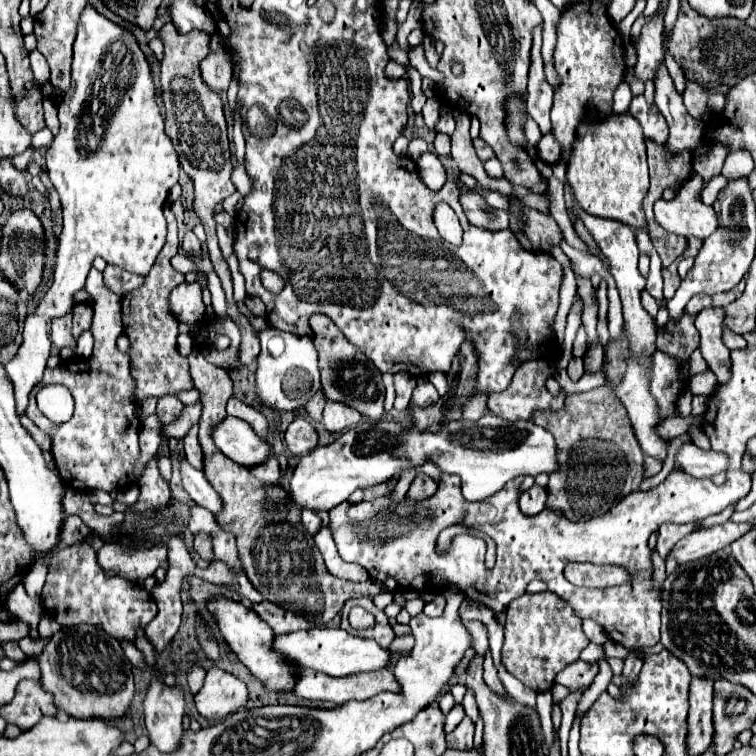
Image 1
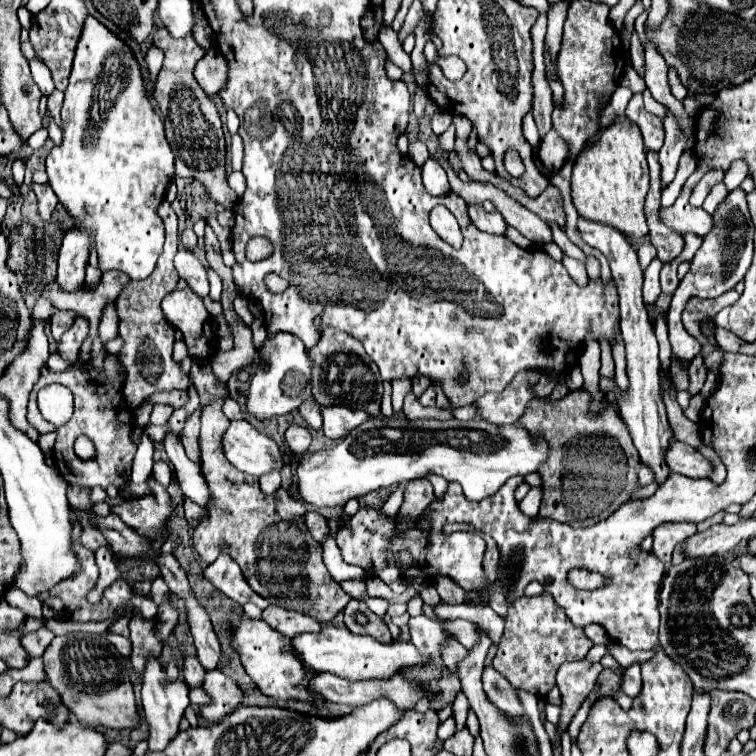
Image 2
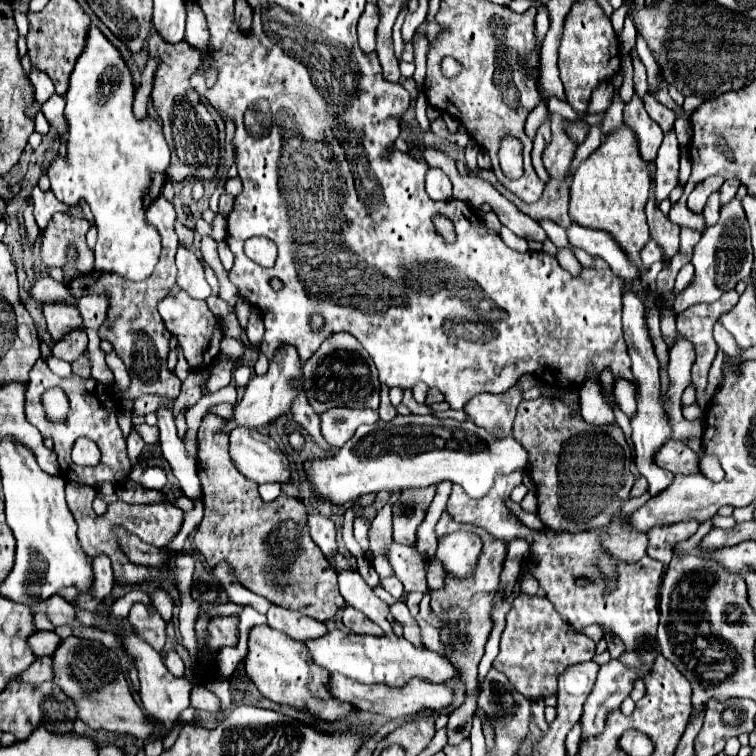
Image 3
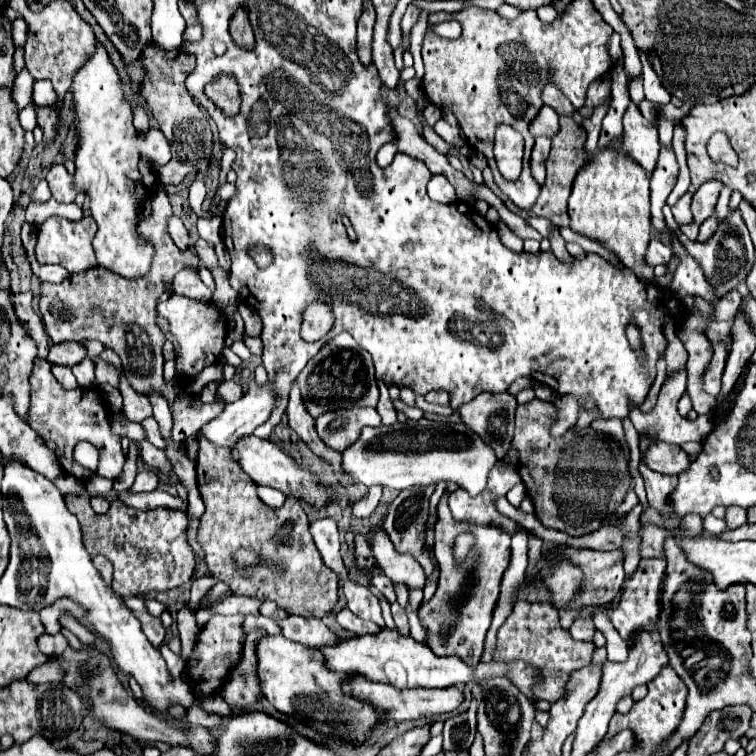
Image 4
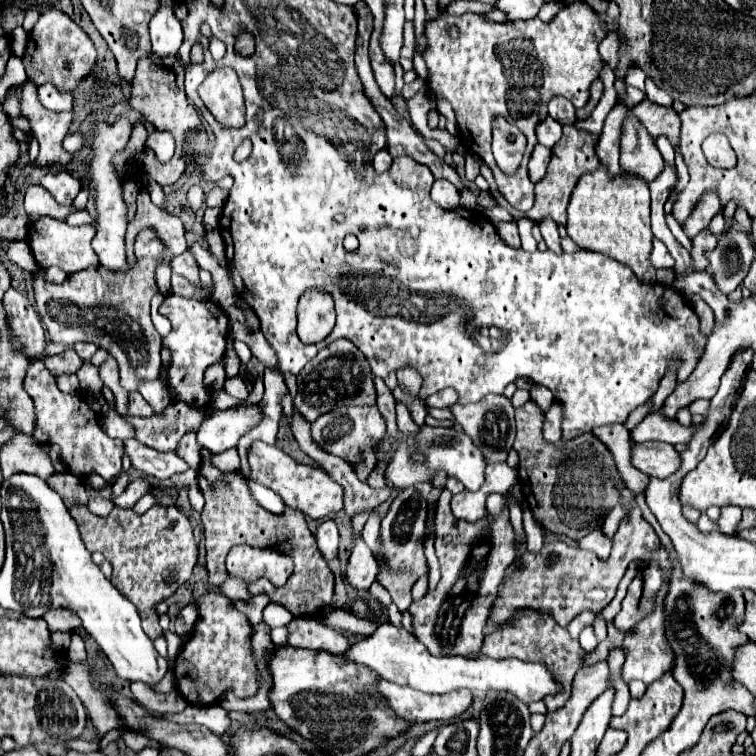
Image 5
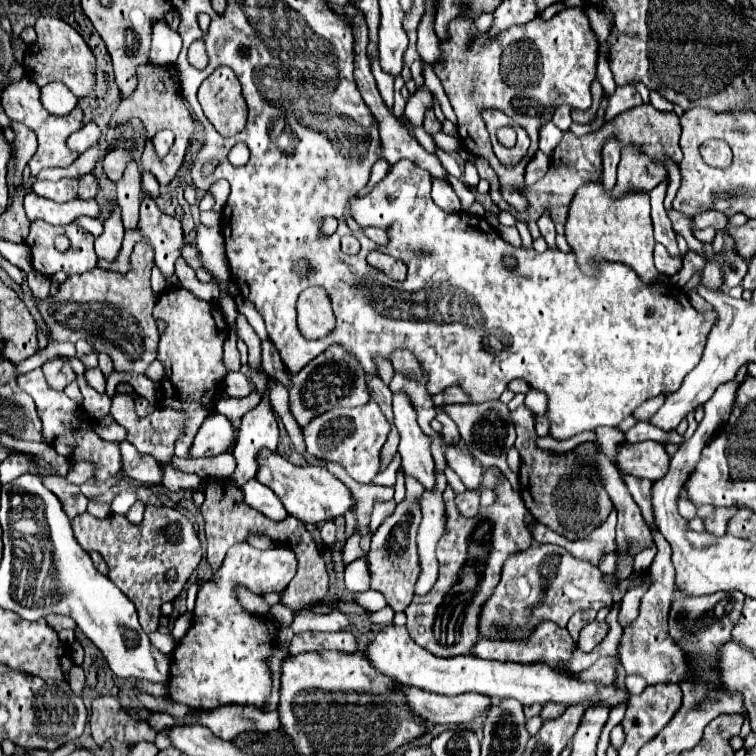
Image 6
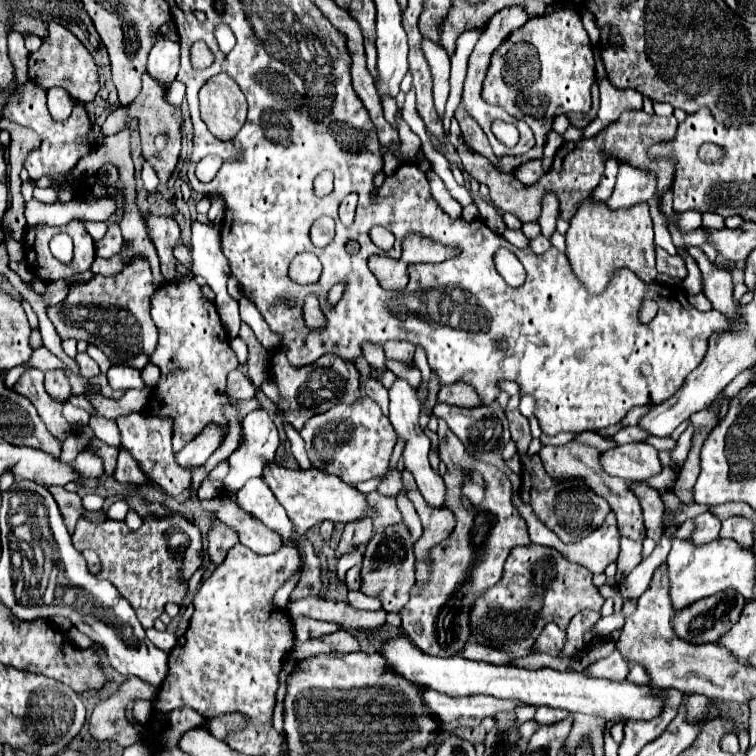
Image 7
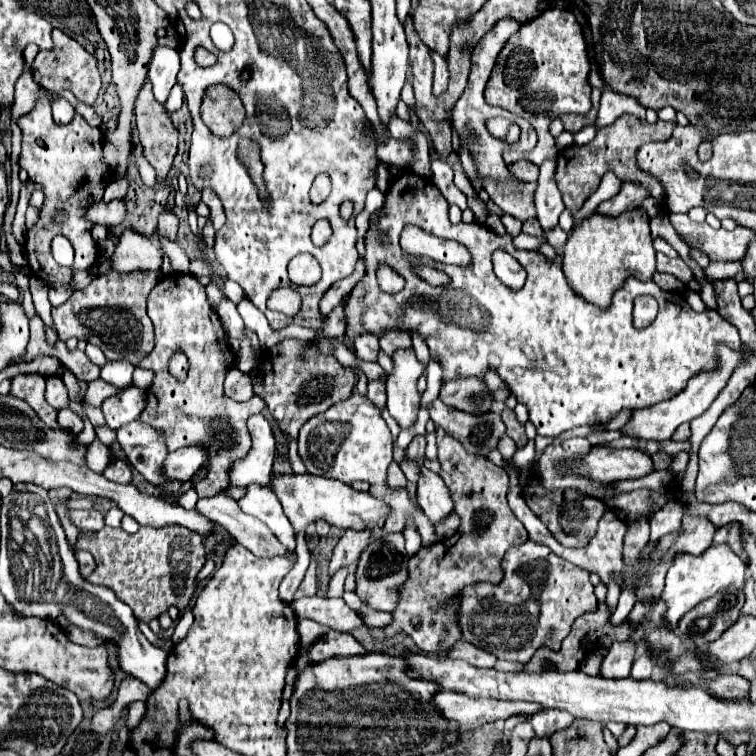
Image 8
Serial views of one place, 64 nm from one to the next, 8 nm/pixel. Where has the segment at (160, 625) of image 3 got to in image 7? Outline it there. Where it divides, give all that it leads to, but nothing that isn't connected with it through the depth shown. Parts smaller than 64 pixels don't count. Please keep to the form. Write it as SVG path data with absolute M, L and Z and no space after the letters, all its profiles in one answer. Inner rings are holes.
M184 516L144 520L138 530L130 530L124 520L106 518L104 522L94 524L88 518L80 518L72 534L72 544L78 550L92 548L100 556L102 572L98 576L110 580L118 588L118 592L132 604L146 630L154 628L154 622L164 612L164 604L182 604L182 598L188 592L188 580L200 568L204 558L200 530Z

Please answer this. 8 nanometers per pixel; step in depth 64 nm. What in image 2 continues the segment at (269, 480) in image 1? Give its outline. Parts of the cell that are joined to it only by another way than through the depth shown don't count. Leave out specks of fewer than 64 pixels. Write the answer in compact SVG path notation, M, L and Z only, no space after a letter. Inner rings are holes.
M270 472L262 476L262 492L272 494L280 486L280 472Z

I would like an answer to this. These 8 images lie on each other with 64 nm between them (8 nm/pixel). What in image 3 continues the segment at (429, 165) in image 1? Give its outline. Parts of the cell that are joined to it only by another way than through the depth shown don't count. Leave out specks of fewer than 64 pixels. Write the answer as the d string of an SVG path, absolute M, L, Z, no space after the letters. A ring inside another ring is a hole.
M428 168L426 172L426 192L432 200L450 200L452 198L452 184L440 168Z

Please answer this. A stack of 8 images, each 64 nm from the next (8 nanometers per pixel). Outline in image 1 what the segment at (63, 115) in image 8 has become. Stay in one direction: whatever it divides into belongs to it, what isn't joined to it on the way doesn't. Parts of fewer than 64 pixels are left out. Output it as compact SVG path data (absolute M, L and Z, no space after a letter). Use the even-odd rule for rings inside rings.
M32 50L30 52L30 62L32 62L32 72L34 72L34 78L44 84L48 78L50 78L50 70L48 70L48 64L46 60L42 58L42 54L38 50Z

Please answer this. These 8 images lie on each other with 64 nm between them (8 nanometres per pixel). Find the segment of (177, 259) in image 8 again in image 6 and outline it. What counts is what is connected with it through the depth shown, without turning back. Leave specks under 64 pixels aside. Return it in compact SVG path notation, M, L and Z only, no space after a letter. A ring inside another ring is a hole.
M186 244L182 248L182 256L188 260L188 264L192 268L200 268L202 266L202 258L200 258L200 250L196 248L196 244Z

